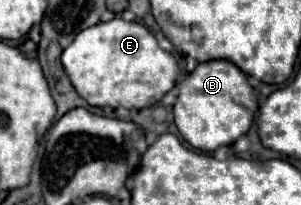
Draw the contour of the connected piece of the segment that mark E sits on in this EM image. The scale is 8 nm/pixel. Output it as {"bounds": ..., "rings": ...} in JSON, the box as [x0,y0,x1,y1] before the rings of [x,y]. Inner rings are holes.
{"bounds":[61,17,177,109],"rings":[[[115,17],[107,23],[97,23],[93,27],[87,27],[81,31],[75,41],[63,51],[61,55],[63,69],[75,87],[75,91],[93,107],[125,107],[125,109],[147,109],[163,99],[165,93],[169,93],[175,87],[177,81],[177,61],[171,53],[163,51],[157,43],[157,39],[149,33],[147,27],[135,21],[123,21],[121,17]]]}

